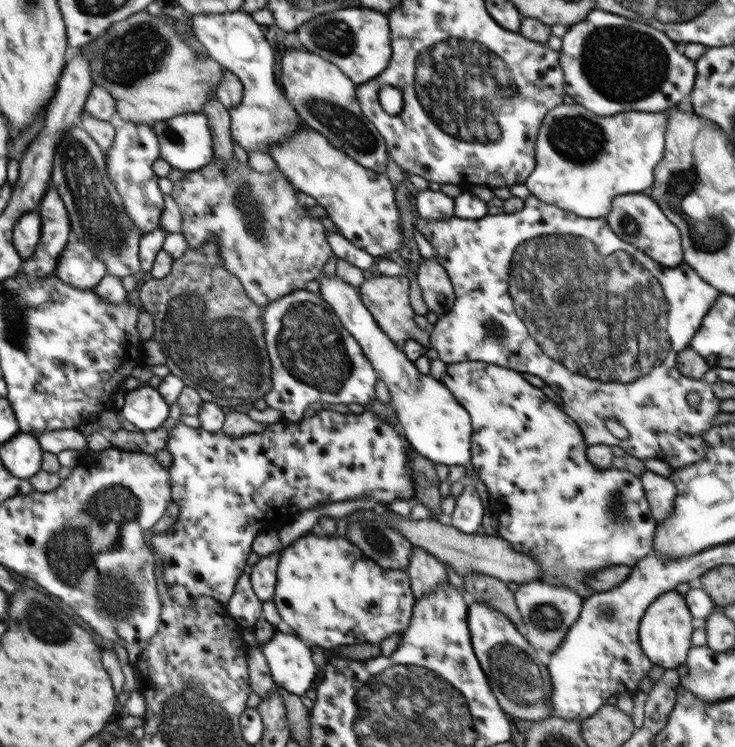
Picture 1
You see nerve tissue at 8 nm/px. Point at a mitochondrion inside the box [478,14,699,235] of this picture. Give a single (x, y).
(624, 65)

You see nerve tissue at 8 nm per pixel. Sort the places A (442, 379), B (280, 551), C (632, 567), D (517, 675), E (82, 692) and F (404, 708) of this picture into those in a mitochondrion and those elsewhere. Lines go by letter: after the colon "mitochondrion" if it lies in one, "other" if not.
A: other
B: other
C: other
D: mitochondrion
E: other
F: mitochondrion

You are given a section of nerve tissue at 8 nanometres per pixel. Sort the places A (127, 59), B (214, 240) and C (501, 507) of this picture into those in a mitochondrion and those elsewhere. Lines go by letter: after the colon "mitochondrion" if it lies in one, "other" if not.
A: mitochondrion
B: other
C: other

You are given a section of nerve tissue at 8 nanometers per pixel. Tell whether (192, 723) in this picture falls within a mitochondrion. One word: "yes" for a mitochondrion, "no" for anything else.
yes

